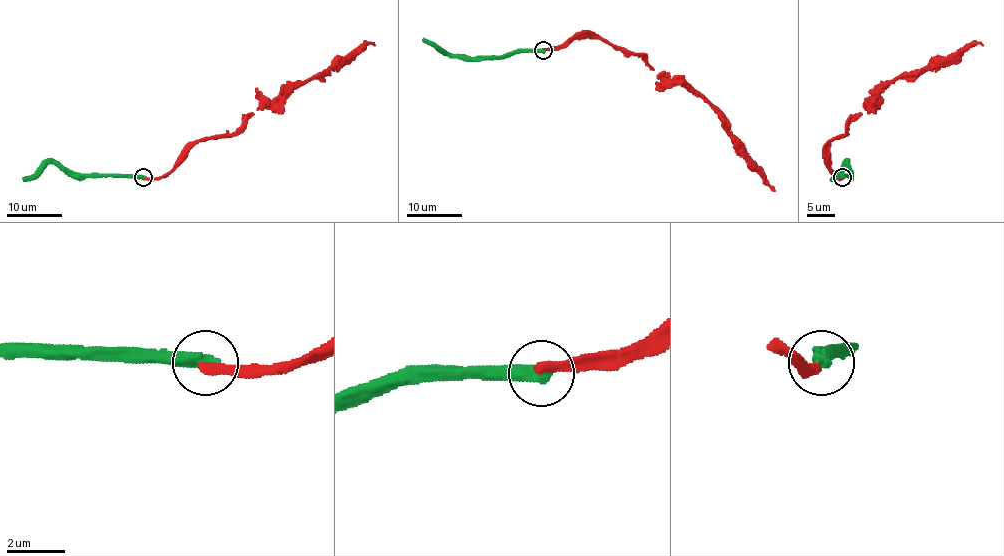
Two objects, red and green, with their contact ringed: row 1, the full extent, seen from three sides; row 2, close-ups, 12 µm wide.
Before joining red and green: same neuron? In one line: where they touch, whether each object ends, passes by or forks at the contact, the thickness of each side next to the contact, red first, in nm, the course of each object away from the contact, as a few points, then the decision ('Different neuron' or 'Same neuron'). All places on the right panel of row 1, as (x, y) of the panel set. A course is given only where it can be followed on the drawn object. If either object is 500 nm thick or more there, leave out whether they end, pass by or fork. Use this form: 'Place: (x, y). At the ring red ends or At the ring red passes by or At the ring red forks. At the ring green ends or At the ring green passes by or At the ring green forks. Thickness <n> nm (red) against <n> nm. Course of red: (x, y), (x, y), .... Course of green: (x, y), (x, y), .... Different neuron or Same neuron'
Place: (842, 177). Thickness 360 nm (red) against 500 nm. Course of red: (842, 177), (830, 167), (830, 141), (843, 135), (885, 87), (948, 65), (969, 46), (983, 46). Course of green: (842, 177), (850, 173), (848, 163), (830, 180). Different neuron

